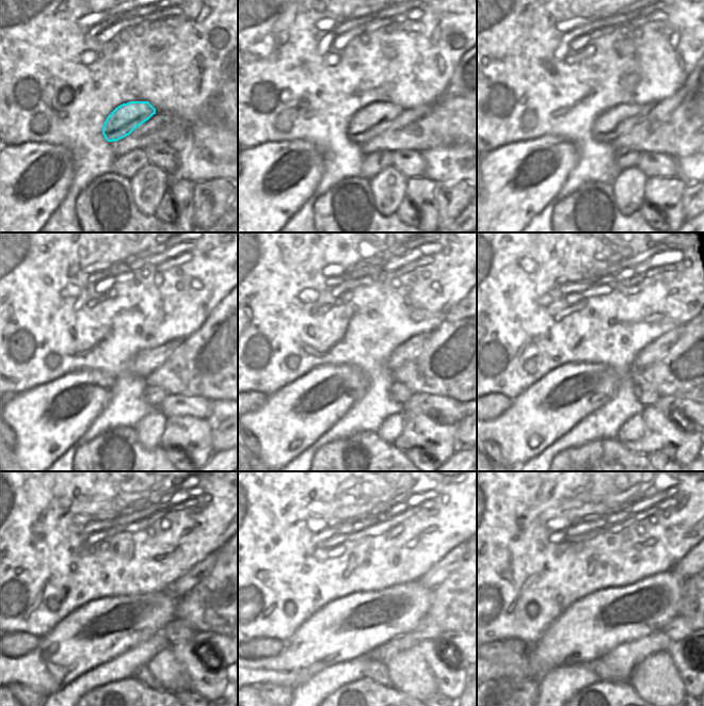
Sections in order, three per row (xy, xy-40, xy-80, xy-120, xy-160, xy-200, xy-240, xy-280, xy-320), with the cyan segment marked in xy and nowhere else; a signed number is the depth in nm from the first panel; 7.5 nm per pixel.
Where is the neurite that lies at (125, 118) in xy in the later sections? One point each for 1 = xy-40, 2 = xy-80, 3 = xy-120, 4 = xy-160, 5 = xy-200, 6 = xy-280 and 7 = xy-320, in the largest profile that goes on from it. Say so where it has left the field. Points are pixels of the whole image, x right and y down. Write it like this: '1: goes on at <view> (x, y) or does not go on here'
1: goes on at xy-40 (372, 119)
2: goes on at xy-80 (616, 122)
3: goes on at xy-120 (146, 362)
4: goes on at xy-160 (405, 352)
5: goes on at xy-200 (653, 352)
6: goes on at xy-280 (452, 560)
7: goes on at xy-320 (693, 563)

